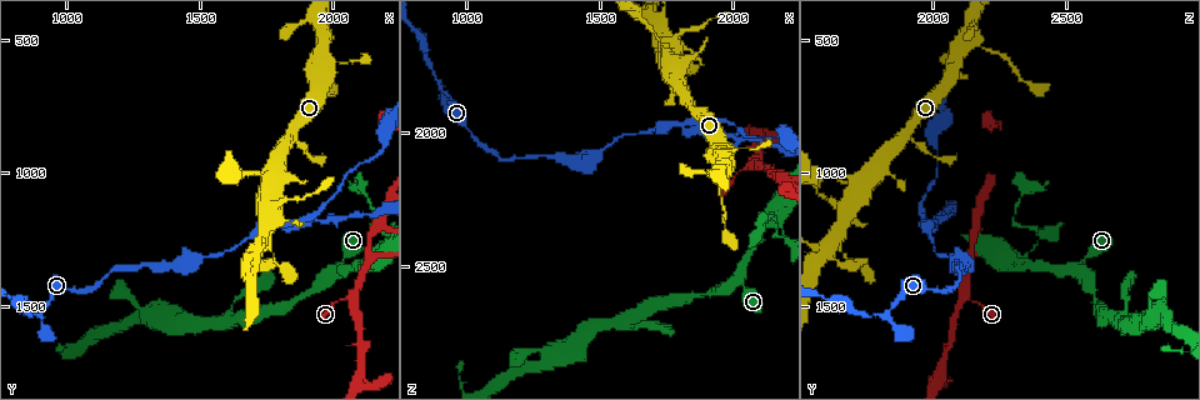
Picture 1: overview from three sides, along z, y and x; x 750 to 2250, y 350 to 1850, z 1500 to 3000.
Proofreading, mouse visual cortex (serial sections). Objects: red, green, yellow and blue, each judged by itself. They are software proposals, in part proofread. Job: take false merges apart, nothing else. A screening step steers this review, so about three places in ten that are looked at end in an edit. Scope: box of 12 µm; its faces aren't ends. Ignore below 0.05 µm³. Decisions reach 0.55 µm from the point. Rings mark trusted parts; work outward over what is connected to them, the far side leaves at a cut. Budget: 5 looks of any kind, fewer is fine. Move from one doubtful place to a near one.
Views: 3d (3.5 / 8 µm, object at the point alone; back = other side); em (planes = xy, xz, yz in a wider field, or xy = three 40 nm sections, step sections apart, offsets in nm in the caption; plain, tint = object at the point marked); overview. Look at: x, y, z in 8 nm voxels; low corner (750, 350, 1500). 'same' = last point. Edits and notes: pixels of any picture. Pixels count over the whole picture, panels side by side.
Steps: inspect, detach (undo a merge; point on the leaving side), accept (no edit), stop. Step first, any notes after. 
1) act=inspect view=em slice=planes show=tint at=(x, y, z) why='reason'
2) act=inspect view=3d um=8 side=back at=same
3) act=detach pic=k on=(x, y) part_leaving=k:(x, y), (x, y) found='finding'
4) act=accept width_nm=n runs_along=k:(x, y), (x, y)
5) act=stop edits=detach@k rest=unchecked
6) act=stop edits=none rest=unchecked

act=inspect view=3d um=8 at=(1870, 1180, 1970) why='side arm on a straight run'

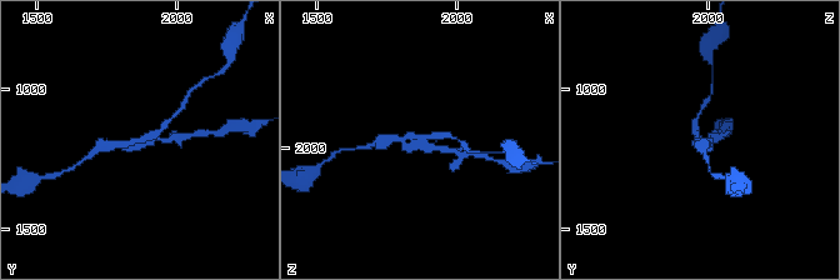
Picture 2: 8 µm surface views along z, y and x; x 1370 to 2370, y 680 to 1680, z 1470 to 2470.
act=inspect view=3d um=3.5 side=back at=(1860, 1190, 1960)

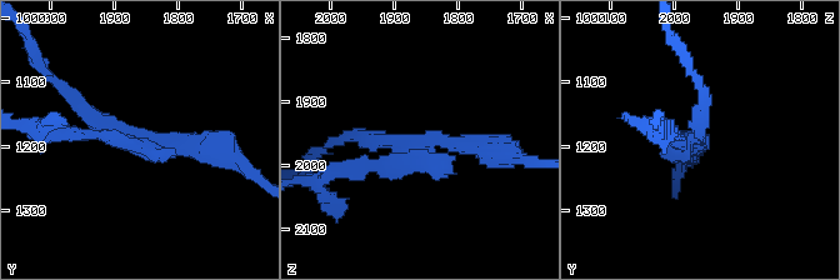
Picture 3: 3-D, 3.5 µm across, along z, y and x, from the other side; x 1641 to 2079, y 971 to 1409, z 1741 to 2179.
act=inspect view=em slice=xy step=2 show=tint at=(1865, 1190, 1960)

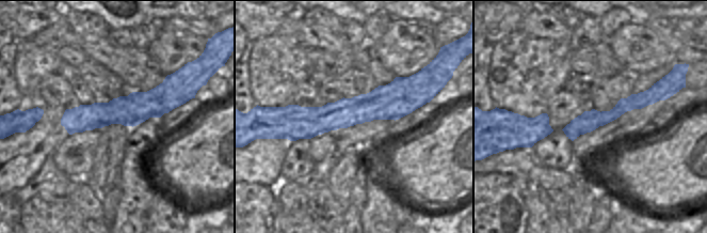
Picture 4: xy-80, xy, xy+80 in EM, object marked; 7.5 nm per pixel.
act=detach pic=3 on=(355, 165) part_leaving=3:(414, 148), (399, 164), (314, 180) found='a second cell is stuck on'

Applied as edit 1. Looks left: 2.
act=inspect view=3d um=8 at=(2170, 1210, 2350) why='narrows sharply'

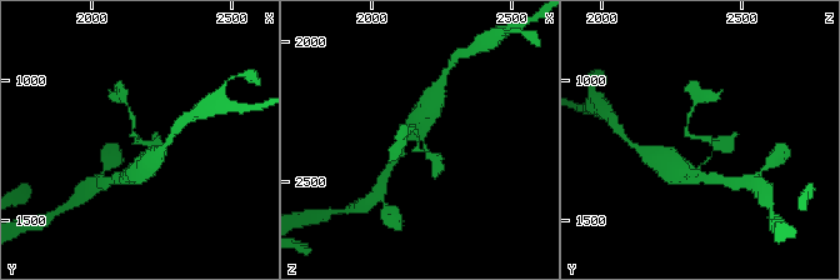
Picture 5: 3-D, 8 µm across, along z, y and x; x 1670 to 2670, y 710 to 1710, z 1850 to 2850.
act=inspect view=em slice=xy step=1 show=tint at=(2160, 1210, 2340)

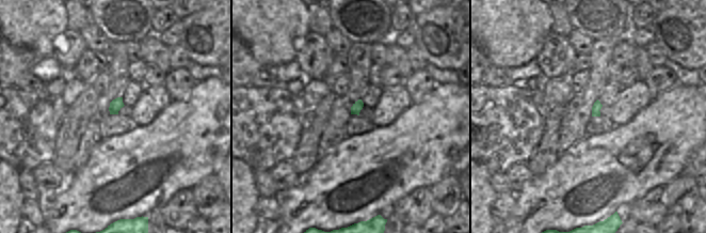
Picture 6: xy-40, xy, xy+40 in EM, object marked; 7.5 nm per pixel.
act=detach pic=5 on=(133, 118) part_leaving=5:(138, 138), (123, 98) found='two cells meet here'

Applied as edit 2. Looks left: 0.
act=stop edits=detach@3,detach@5 rest=unchecked

